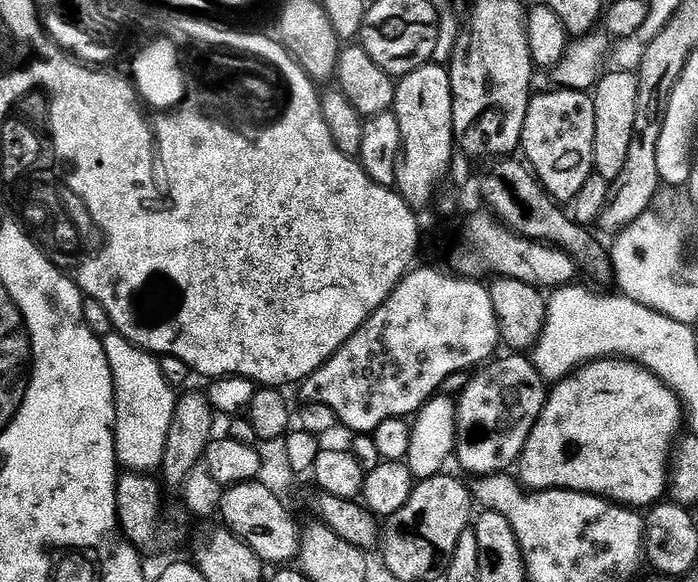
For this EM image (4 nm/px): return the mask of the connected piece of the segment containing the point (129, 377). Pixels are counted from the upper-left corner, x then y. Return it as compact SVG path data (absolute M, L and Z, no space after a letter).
M133 354L123 362L122 368L107 370L107 376L114 386L114 406L119 412L118 431L114 434L112 450L123 467L128 466L130 468L127 469L136 472L147 472L150 468L159 469L163 465L165 442L173 424L178 394L168 384L168 378L155 355L139 355Z

